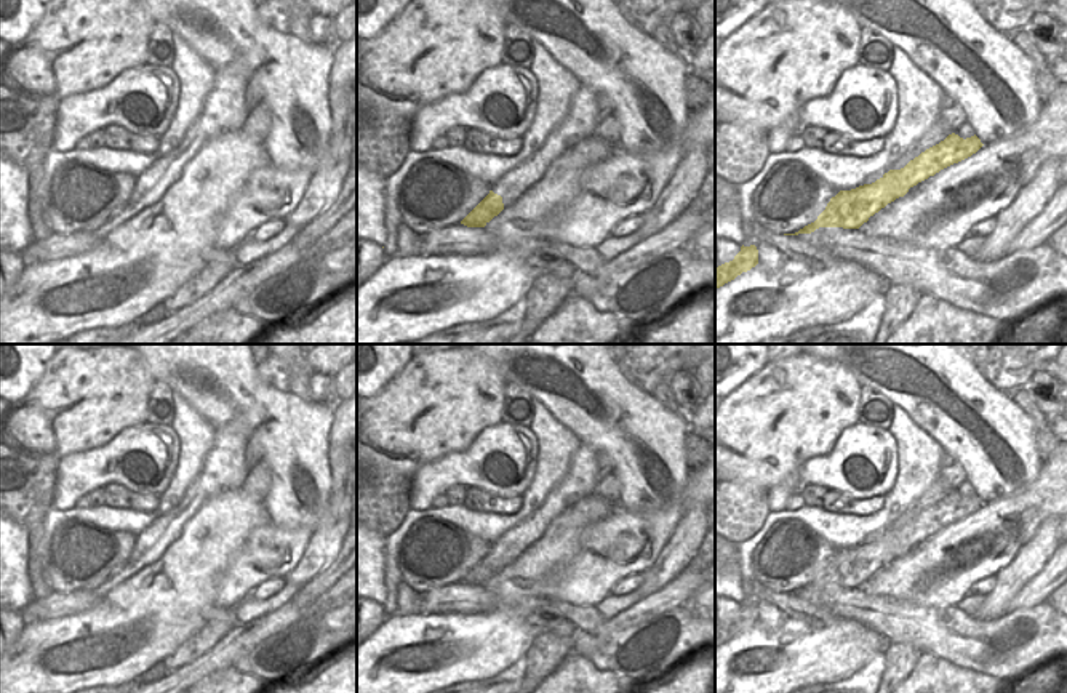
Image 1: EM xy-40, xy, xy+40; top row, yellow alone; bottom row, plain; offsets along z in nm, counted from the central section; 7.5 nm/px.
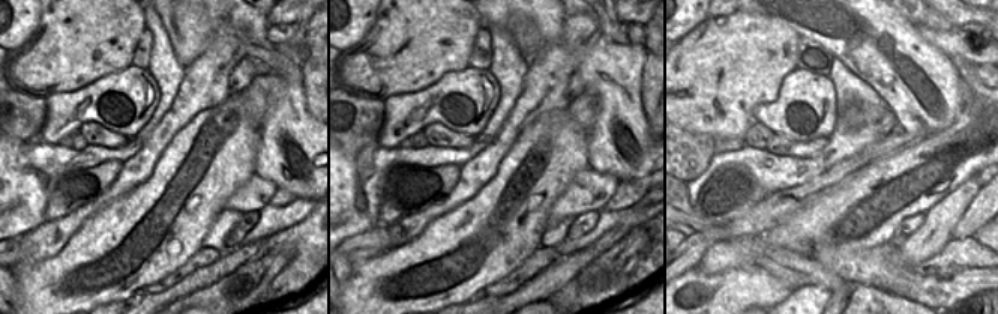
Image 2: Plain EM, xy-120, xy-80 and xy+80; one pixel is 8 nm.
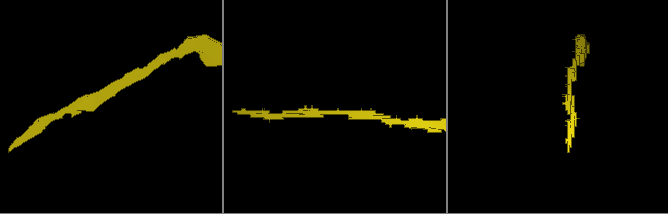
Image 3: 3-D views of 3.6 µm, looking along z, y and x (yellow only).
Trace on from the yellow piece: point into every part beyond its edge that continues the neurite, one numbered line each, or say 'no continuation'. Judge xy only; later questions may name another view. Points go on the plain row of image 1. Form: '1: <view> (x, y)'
no continuation

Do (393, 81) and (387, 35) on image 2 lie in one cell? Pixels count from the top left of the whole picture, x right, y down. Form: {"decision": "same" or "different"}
{"decision": "same"}

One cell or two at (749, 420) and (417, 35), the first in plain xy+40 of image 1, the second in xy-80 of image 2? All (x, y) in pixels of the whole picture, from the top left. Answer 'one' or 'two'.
one

